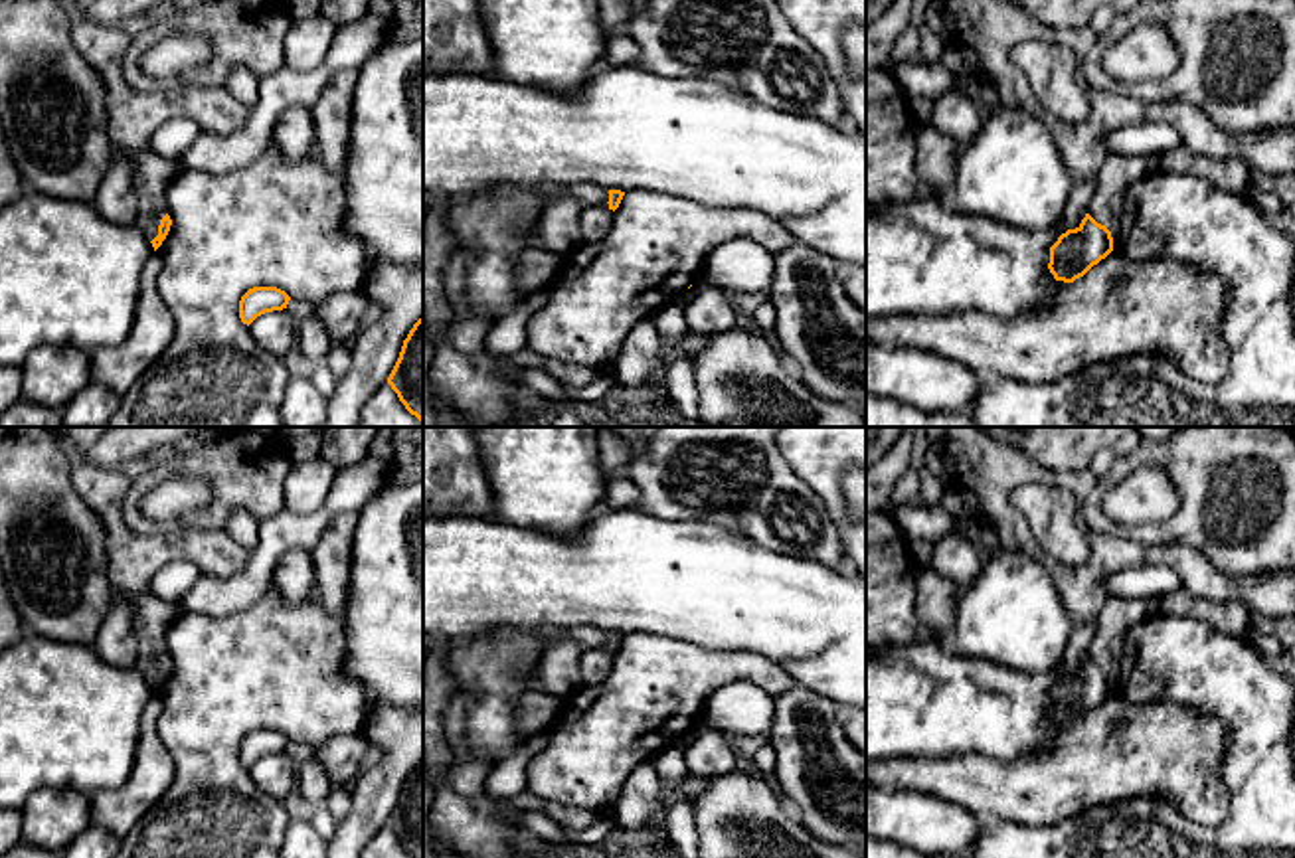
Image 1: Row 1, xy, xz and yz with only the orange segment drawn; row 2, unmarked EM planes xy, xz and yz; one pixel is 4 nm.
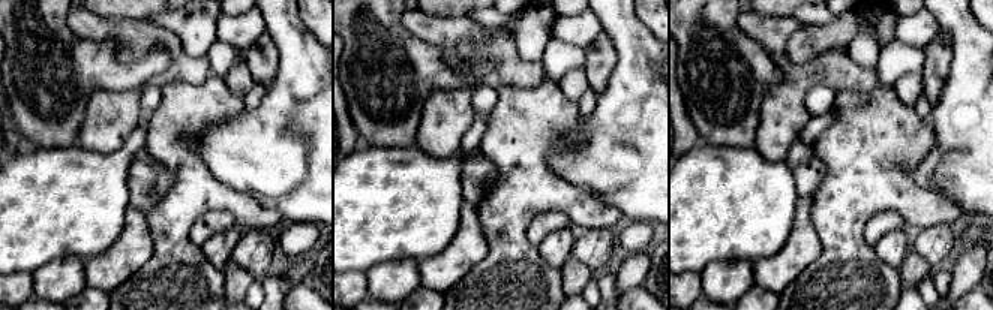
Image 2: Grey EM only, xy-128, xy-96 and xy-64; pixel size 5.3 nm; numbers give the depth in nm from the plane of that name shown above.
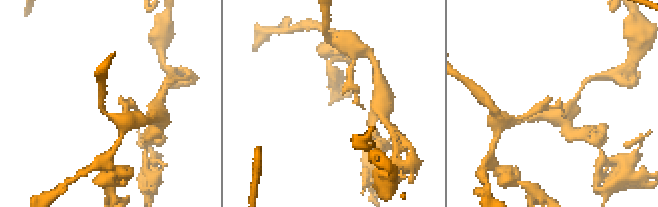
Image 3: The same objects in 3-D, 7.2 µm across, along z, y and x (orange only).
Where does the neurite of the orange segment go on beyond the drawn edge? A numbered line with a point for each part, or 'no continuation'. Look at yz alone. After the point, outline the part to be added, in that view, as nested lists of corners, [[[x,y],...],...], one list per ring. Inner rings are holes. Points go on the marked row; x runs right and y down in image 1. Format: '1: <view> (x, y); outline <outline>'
1: yz (1118, 172); outline [[[1161,154],[1107,156],[1097,178],[1097,188],[1087,206],[1087,214],[1109,231],[1117,229],[1125,190],[1161,170]]]

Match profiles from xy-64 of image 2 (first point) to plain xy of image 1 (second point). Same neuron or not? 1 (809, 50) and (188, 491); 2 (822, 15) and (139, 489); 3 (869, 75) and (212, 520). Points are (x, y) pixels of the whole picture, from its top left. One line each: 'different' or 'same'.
1: different
2: different
3: different

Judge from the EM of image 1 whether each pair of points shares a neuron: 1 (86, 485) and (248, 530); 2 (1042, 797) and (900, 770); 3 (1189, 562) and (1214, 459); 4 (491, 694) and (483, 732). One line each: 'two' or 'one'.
1: two
2: one
3: two
4: one

